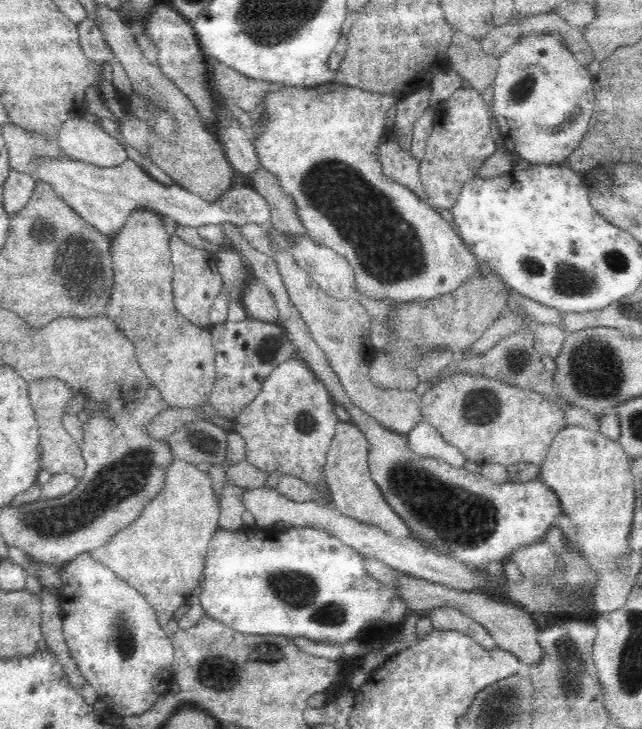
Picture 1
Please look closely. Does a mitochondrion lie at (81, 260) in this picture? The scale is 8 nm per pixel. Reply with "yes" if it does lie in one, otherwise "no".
yes

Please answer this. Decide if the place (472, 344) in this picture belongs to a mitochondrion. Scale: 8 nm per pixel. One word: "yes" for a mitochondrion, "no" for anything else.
no

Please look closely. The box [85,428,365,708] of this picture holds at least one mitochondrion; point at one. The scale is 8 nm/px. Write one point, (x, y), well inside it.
(297, 589)

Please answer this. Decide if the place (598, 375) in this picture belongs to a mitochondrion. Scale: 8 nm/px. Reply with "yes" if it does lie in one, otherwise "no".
yes

